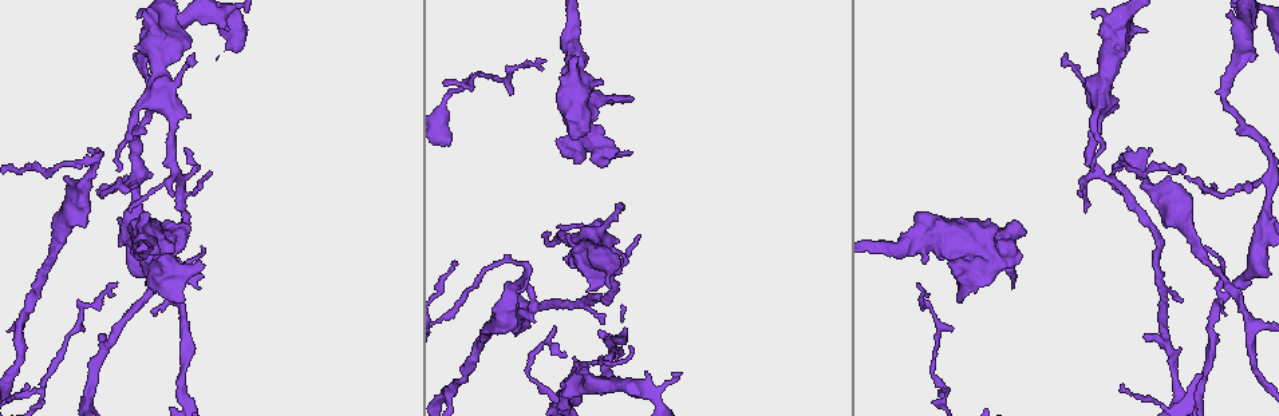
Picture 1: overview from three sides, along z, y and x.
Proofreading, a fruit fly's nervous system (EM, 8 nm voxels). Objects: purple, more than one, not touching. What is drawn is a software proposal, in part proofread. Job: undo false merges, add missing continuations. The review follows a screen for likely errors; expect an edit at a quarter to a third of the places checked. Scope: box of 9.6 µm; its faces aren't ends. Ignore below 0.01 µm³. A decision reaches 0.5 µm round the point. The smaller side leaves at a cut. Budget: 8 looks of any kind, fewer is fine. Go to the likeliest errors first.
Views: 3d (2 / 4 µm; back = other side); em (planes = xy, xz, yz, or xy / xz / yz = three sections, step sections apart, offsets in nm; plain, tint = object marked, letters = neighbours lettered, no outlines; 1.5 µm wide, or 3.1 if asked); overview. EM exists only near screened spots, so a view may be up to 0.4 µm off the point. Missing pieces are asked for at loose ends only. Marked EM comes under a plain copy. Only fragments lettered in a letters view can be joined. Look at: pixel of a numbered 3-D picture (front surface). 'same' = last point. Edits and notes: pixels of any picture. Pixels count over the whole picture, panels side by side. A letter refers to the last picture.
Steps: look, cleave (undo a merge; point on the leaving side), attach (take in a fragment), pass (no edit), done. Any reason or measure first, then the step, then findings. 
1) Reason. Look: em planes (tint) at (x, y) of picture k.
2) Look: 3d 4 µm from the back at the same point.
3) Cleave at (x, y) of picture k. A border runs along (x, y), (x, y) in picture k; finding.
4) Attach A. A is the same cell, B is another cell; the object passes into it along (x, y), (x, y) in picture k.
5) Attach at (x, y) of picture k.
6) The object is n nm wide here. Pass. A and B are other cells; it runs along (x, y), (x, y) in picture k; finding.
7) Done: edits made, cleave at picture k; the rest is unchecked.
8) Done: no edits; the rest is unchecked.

Look: 3d 4 µm at (582, 257) of picture 1.

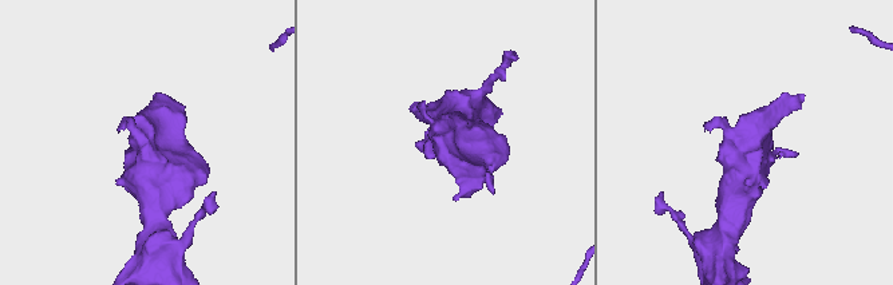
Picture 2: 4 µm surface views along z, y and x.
4 arms meet here; shape alone is not enough. Look: em planes (letters) at (450, 138) of picture 2.

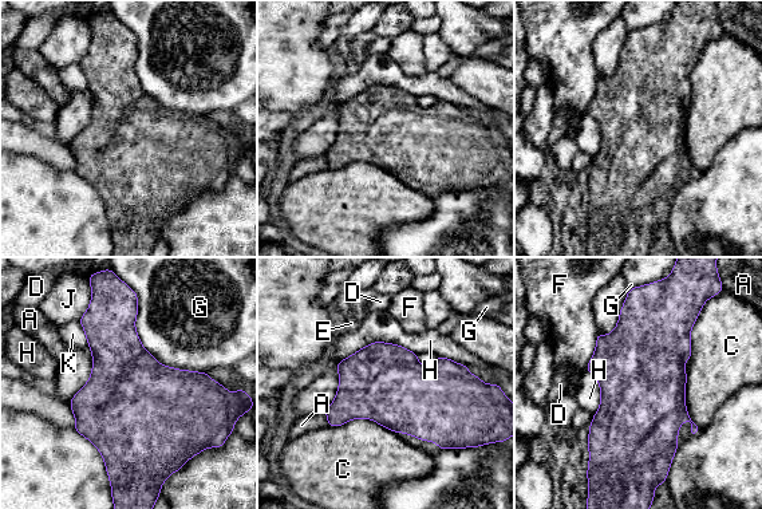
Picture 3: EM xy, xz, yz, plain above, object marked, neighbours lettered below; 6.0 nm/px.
Pass. A, C, D, E, F, G, H, J and K are other cells; a border runs along (110, 268), (141, 344), (208, 373) in picture 3; all the same neuron.

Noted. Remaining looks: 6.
Branch stops here. Look: em planes (letters) at (1255, 55) of picture 1.

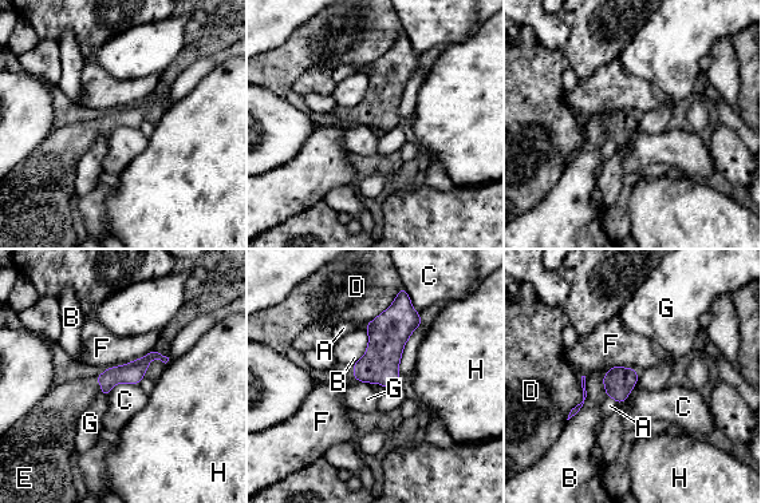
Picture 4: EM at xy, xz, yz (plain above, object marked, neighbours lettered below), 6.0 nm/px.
Attach E. E is the same cell, A, B, C, D, F, G and H are other cells; the object passes into it along (133, 372), (99, 384), (64, 403) in picture 4; the neuron continues.

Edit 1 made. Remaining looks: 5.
See it whole again. Look: overview.

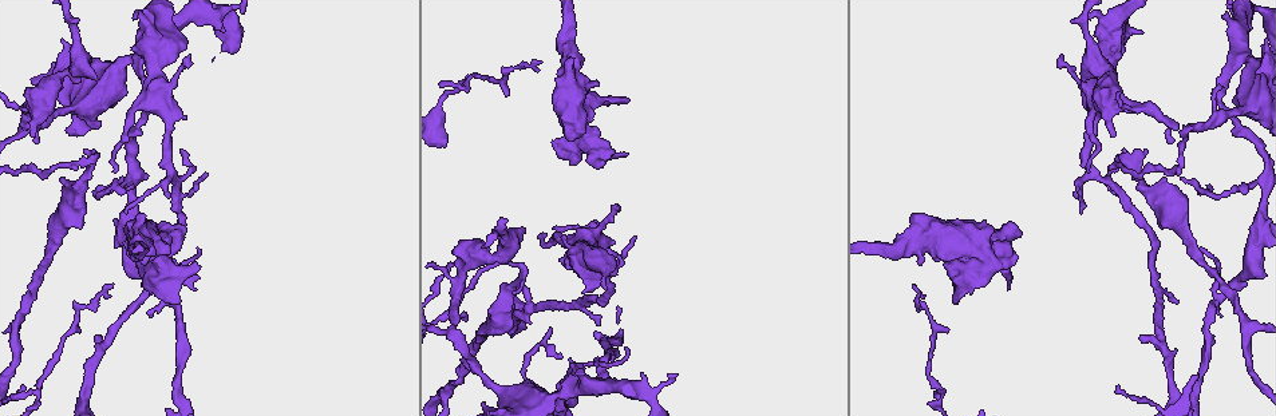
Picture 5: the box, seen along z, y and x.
Look: em xz step 4 (letters) at (148, 314) of picture 5.

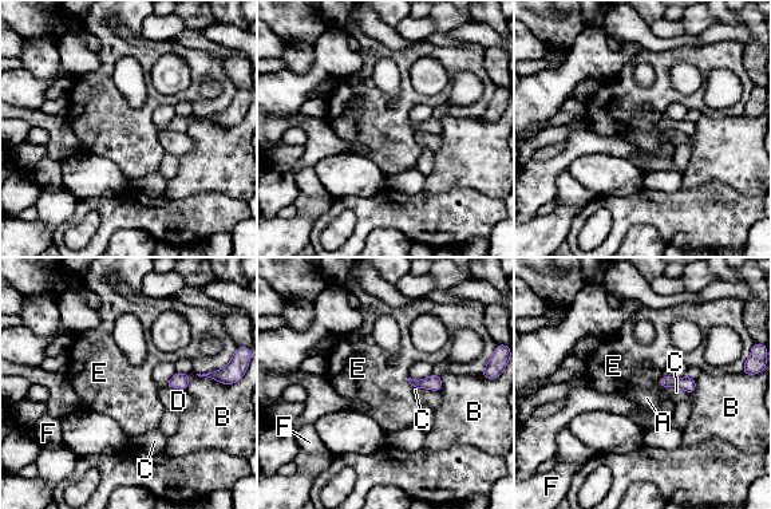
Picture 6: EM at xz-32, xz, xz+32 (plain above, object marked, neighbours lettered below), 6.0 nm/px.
Look: em planes (letters) at the same point.

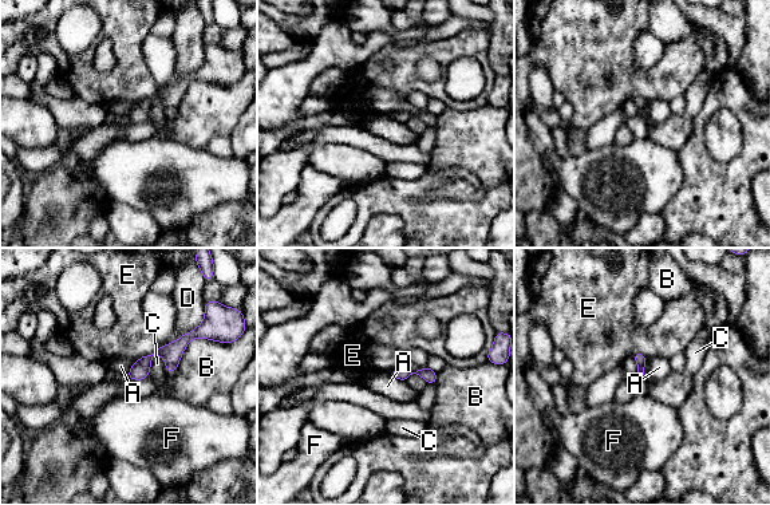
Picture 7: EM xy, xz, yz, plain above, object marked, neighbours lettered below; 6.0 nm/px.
Pass. A, B, C, D, E and F are other cells; it runs along (194, 334), (173, 351), (154, 352), (131, 374) in picture 7; no lettered fragment goes on from it.

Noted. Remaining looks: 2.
Done: edits made, attach at picture 4; the rest is unchecked.

